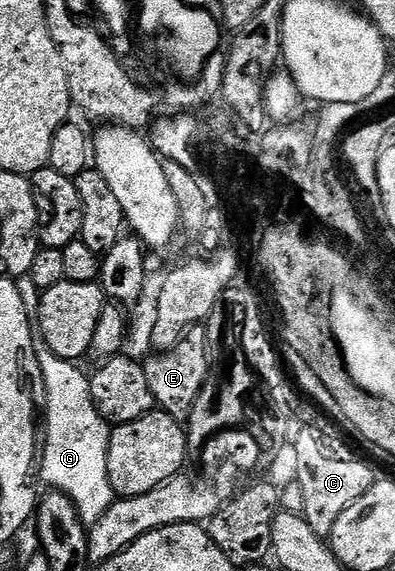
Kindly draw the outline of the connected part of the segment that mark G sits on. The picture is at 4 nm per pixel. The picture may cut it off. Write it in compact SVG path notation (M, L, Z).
M42 336L36 337L35 348L39 355L39 367L45 384L45 441L41 446L41 478L48 482L51 490L59 490L77 508L79 518L84 524L95 522L109 510L117 500L113 487L109 484L109 468L107 467L107 453L112 427L99 415L99 410L93 404L91 395L91 379L88 371L79 367L78 361L69 358L58 358L47 347Z

